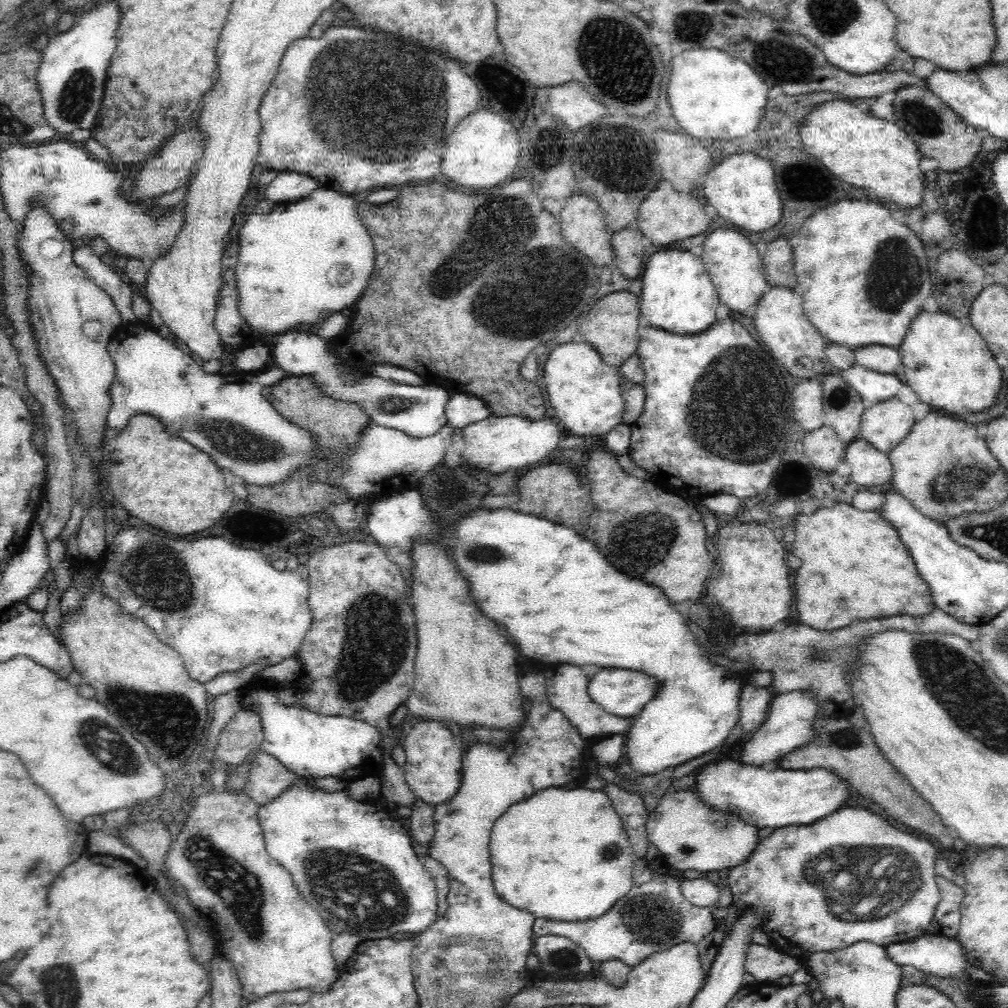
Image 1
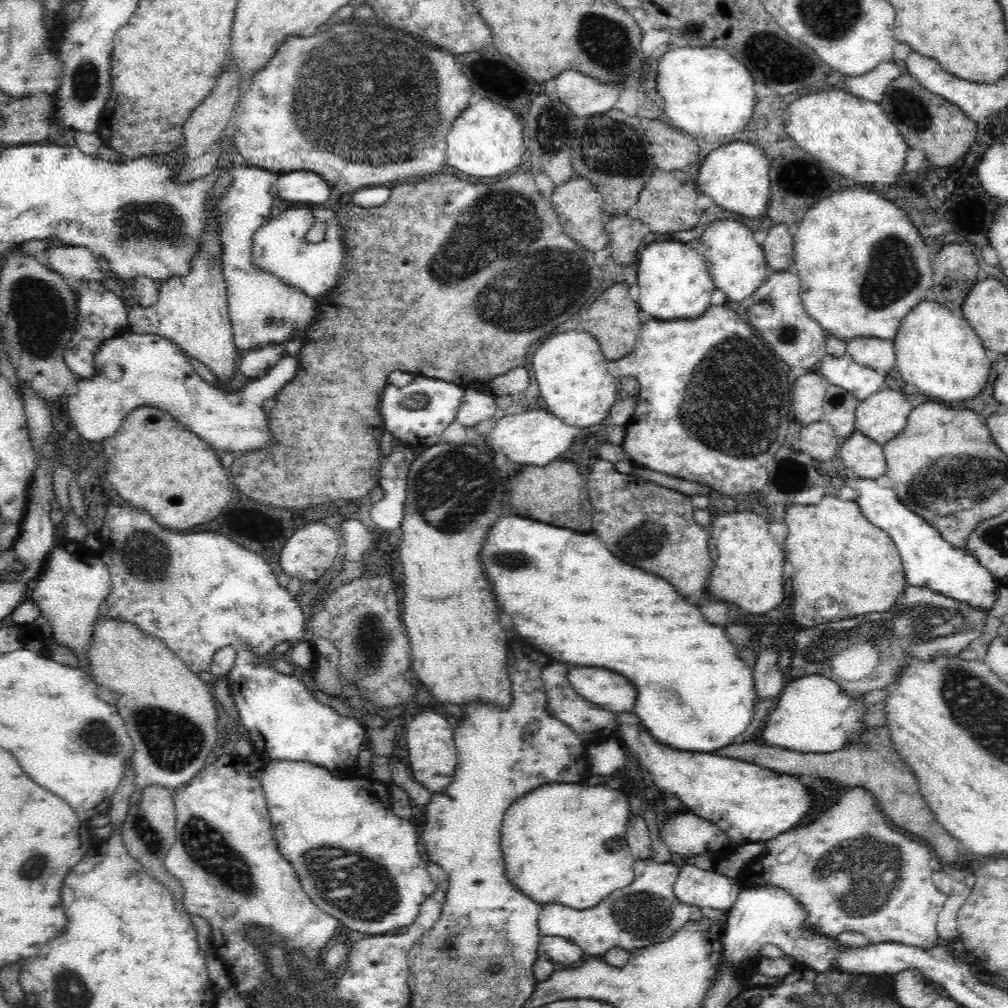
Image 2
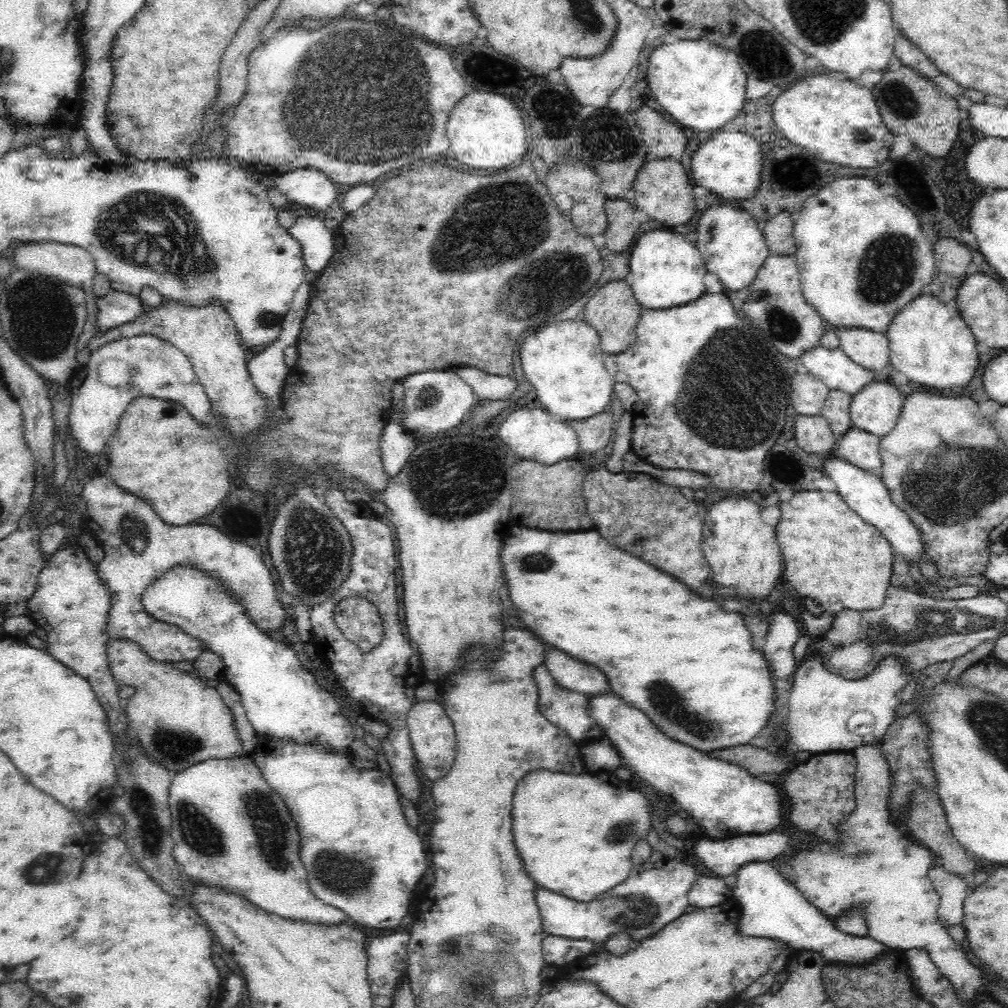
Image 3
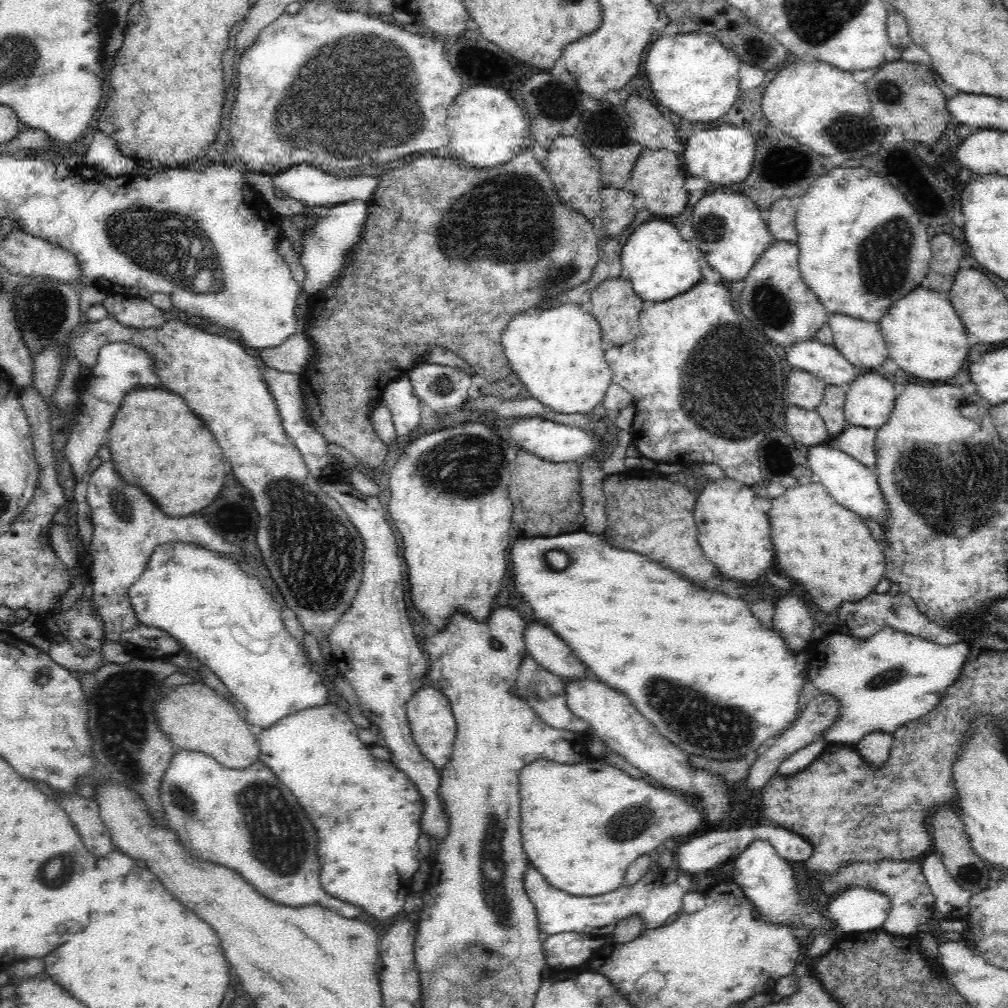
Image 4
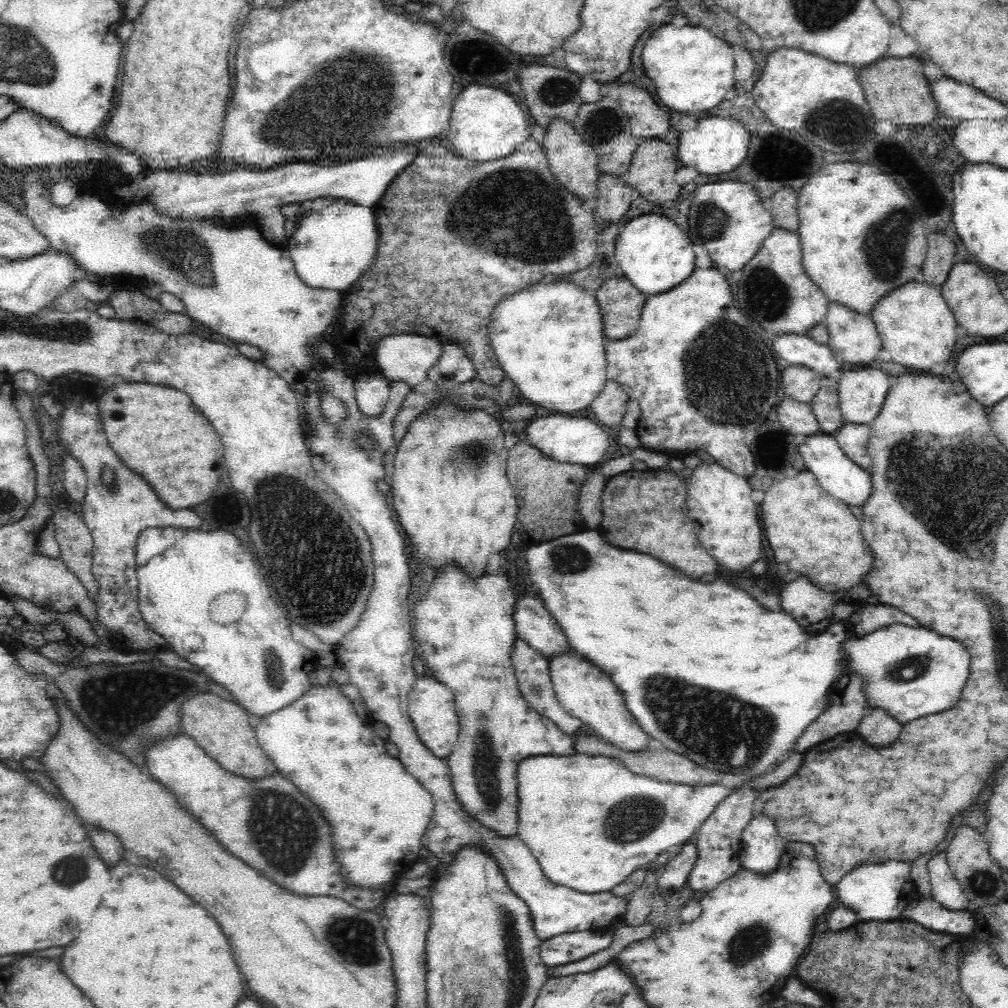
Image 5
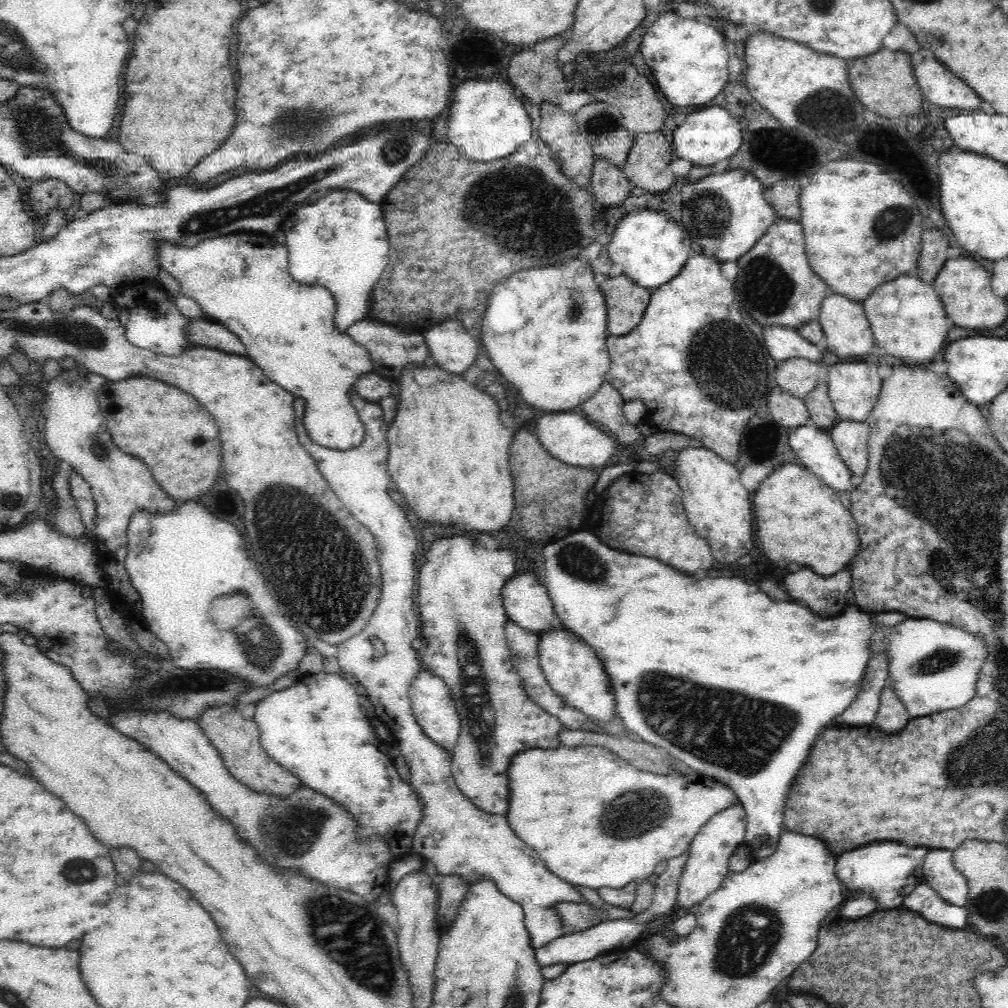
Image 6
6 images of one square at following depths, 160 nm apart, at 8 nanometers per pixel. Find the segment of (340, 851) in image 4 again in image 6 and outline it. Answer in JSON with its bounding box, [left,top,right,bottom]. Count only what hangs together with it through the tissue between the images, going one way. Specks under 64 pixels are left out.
[253,671,423,858]

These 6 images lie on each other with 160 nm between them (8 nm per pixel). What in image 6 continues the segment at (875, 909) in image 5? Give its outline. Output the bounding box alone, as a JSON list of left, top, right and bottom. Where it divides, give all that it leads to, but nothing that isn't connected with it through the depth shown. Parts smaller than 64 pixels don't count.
[836,840,928,910]

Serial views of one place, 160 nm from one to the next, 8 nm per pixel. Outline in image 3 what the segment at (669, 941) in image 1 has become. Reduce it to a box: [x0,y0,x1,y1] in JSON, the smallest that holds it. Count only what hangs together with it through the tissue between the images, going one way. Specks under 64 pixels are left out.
[535,860,698,943]

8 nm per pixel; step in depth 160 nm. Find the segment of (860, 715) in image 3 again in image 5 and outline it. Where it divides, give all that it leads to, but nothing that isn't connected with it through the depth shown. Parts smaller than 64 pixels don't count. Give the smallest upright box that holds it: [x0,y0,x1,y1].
[844,625,971,725]

